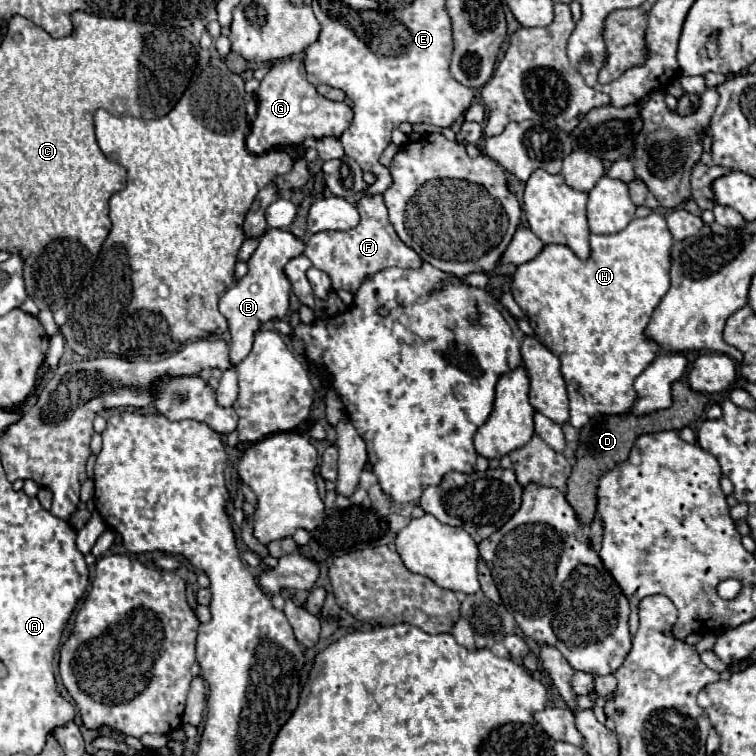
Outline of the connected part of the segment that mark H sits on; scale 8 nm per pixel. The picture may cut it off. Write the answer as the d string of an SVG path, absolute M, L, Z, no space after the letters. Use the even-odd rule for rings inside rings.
M651 212L645 218L635 218L623 232L617 232L617 234L591 234L591 256L587 260L583 260L583 262L579 262L579 258L567 246L549 244L549 246L543 248L543 252L535 260L517 266L517 272L515 272L515 278L513 278L513 284L511 284L511 294L513 294L515 302L527 312L529 324L535 330L537 340L543 346L547 346L553 354L557 354L559 360L561 360L561 374L563 374L563 378L567 382L567 392L569 392L569 400L571 400L571 418L569 418L571 426L581 428L595 414L627 414L633 408L633 404L637 402L637 392L633 388L633 382L655 360L655 356L659 352L659 344L645 334L645 328L647 328L647 324L651 320L651 314L653 314L655 306L659 304L659 300L665 296L665 292L671 286L671 278L669 278L671 246L673 246L673 238L671 238L671 232L667 228L665 216L659 214L659 212Z

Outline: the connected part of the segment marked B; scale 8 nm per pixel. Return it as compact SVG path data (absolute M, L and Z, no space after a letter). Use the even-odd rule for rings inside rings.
M269 228L261 236L257 250L253 252L253 256L247 262L249 264L247 276L237 280L237 284L219 298L219 310L229 322L229 334L231 334L229 358L231 358L233 366L237 366L251 352L253 336L259 332L259 328L263 324L267 324L269 320L275 320L275 318L285 318L285 314L289 310L291 284L289 284L287 276L283 274L283 266L299 254L303 254L303 242L299 238L295 238L287 230Z

